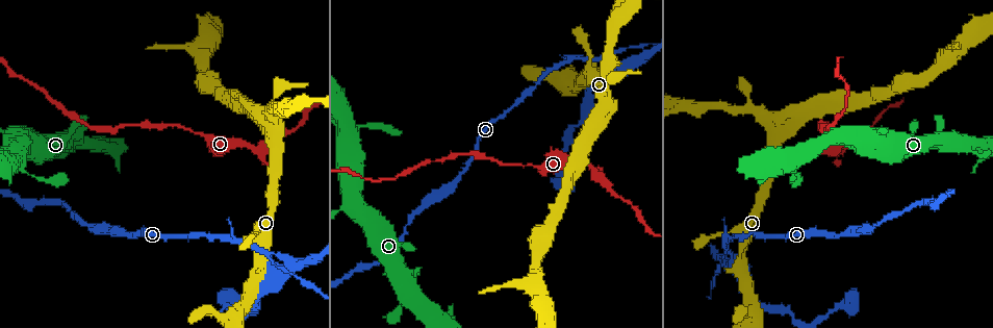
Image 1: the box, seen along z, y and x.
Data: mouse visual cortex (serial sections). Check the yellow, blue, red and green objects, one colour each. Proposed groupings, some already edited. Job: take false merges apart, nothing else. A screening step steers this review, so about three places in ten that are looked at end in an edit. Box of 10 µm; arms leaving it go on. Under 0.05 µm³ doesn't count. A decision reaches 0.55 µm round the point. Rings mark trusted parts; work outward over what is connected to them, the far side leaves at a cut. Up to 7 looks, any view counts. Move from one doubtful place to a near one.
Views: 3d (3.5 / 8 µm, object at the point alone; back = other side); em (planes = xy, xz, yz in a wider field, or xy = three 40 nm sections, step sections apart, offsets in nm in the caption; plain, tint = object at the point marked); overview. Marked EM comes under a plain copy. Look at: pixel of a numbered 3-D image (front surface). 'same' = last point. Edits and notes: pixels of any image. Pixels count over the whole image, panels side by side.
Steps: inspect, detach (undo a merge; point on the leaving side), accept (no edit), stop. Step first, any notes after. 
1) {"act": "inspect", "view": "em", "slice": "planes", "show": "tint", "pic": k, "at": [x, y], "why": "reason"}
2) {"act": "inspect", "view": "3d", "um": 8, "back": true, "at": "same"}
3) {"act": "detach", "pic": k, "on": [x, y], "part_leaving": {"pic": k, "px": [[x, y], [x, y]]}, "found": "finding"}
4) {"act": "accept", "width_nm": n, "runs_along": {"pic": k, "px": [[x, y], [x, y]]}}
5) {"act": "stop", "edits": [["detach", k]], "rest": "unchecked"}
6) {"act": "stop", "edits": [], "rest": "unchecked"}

{"act": "inspect", "view": "3d", "um": 3.5, "pic": 1, "at": [403, 285], "why": "branch point"}

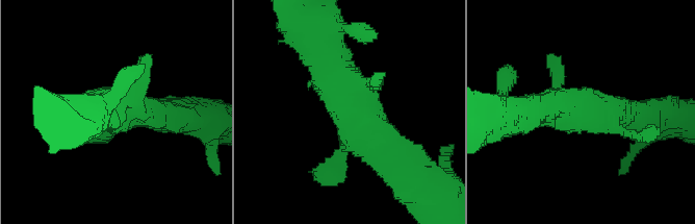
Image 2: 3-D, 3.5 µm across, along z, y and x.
{"act": "inspect", "view": "em", "slice": "planes", "show": "tint", "pic": 2, "at": [346, 109], "why": "now the EM"}

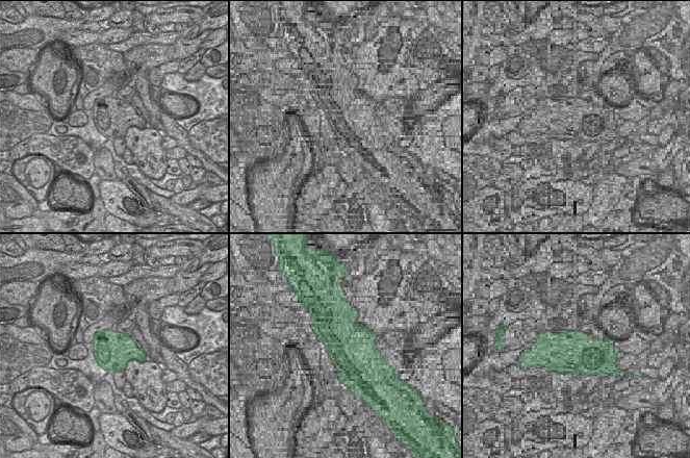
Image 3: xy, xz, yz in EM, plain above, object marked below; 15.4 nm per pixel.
{"act": "accept", "runs_along": {"pic": 2, "px": [[319, 27], [351, 124], [377, 145]]}, "found": "all the same cell"}

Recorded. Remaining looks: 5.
{"act": "inspect", "view": "3d", "um": 3.5, "pic": 1, "at": [602, 84], "why": "three-way junction"}

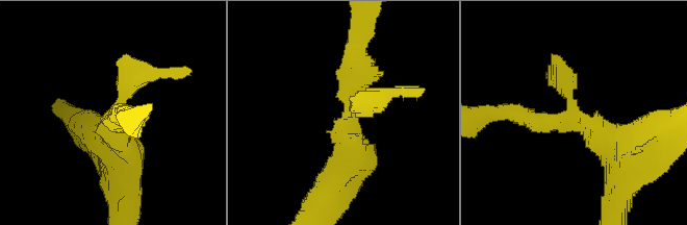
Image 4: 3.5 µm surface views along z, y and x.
{"act": "inspect", "view": "em", "slice": "xy", "step": 1, "show": "tint", "pic": 4, "at": [347, 120], "arms": 3, "arm_widths_nm": [300, 300, 400], "why": "now the EM"}

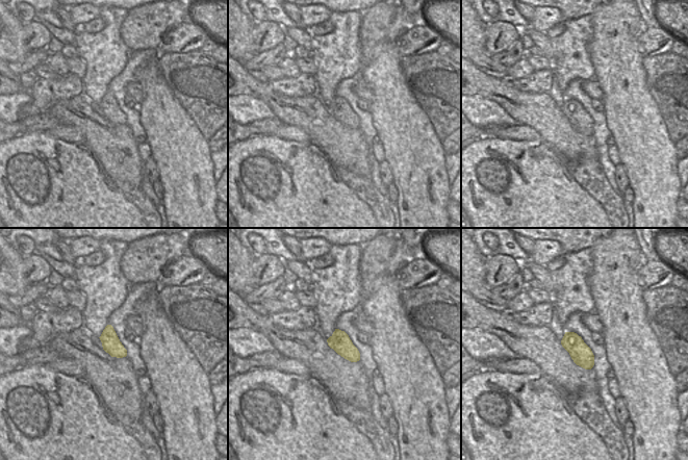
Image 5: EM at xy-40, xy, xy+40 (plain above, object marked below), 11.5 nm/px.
{"act": "accept", "runs_along": {"pic": 4, "px": [[637, 157], [613, 131], [511, 113]]}, "found": "one cell here"}

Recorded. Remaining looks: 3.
{"act": "inspect", "view": "3d", "um": 3.5, "pic": 1, "at": [490, 160], "why": "narrows sharply"}

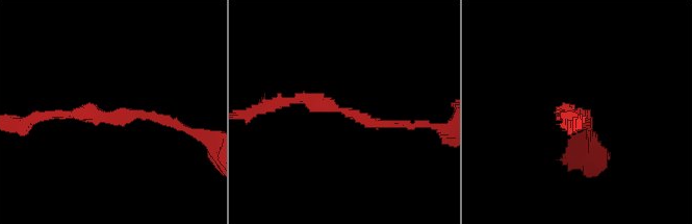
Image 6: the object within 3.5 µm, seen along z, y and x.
{"act": "accept", "runs_along": {"pic": 6, "px": [[405, 124], [376, 124], [308, 97], [274, 105]]}, "found": "all the same cell"}

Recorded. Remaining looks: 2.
{"act": "stop", "edits": [], "rest": "unchecked"}

